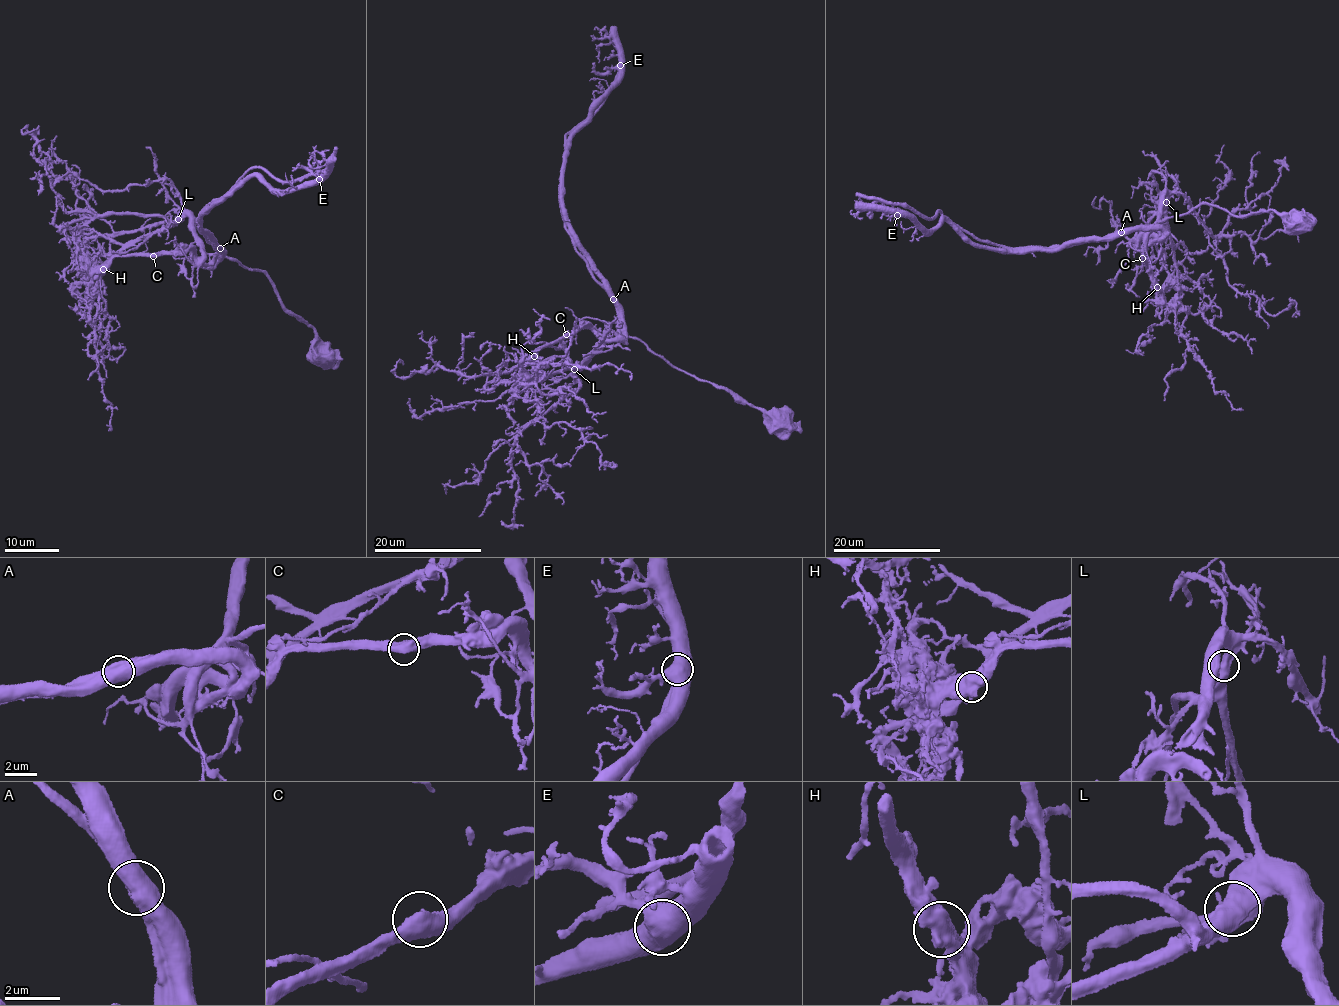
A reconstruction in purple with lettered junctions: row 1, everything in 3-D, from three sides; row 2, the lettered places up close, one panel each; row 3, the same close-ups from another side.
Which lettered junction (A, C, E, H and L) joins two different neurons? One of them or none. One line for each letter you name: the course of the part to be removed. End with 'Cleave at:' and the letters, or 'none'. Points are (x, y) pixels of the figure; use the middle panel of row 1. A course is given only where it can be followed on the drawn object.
A: (613, 300), (574, 236), (563, 201), (569, 136), (618, 77), (619, 47), (598, 45), (599, 62)
Cleave at: A

